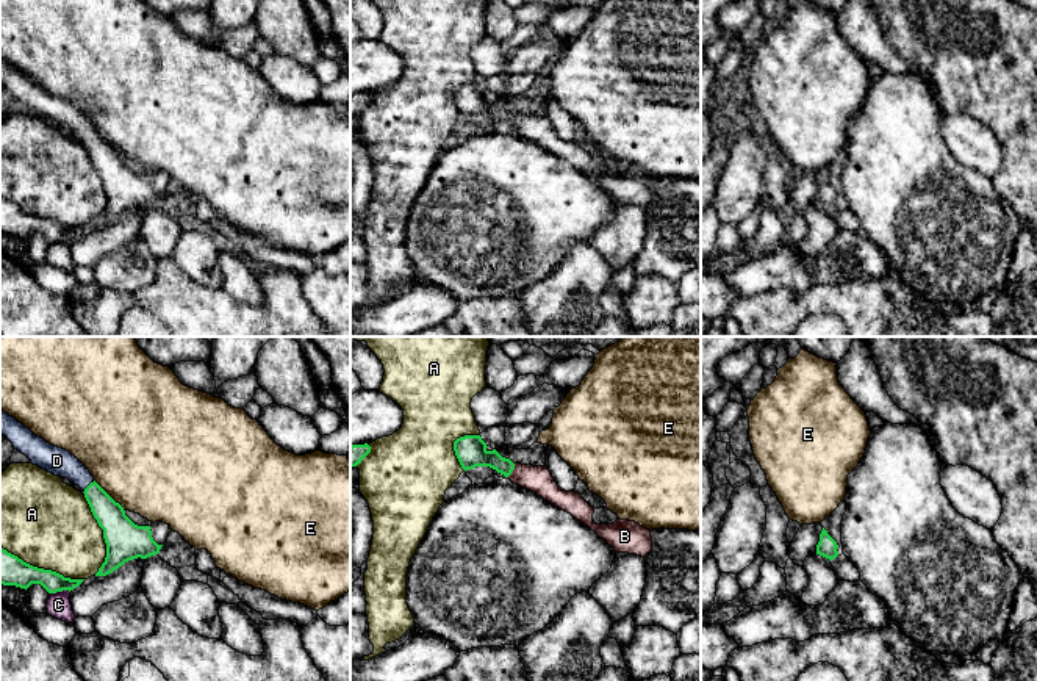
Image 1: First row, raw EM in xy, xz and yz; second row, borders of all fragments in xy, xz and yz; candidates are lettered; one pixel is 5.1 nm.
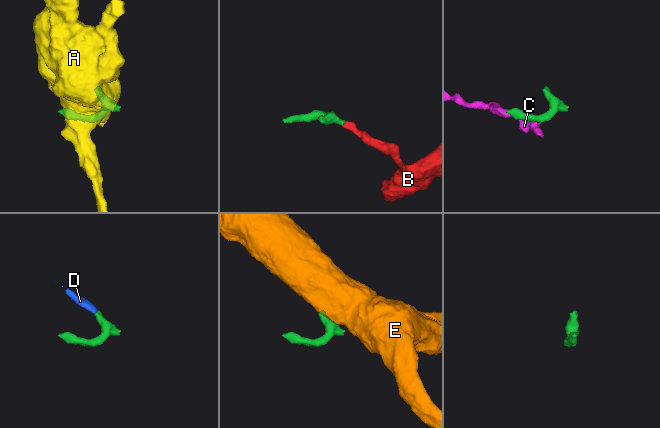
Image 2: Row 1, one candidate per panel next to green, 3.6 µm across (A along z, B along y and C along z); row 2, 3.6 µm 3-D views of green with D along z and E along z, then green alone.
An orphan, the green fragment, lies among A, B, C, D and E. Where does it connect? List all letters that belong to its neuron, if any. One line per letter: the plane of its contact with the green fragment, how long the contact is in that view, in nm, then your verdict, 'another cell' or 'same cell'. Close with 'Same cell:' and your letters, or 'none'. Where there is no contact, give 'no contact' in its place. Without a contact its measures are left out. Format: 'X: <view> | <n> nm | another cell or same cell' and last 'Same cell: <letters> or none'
A: xy | 460 nm | another cell
B: xz | 90 nm | same cell
C: xy | 110 nm | another cell
D: xy | 90 nm | same cell
E: xy | 220 nm | another cell
Same cell: B, D

